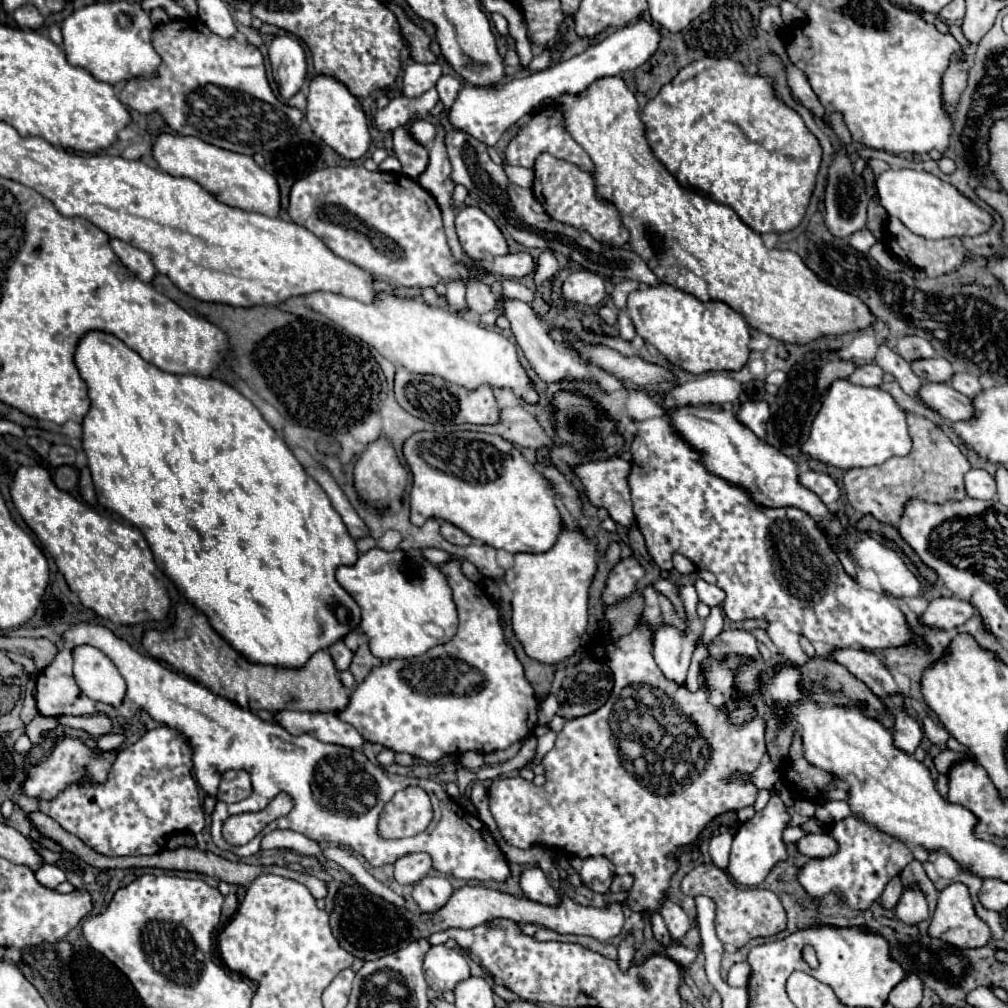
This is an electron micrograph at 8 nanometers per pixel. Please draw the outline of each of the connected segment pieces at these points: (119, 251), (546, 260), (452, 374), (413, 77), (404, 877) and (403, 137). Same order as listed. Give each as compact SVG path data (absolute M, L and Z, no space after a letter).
M111 239L111 249L113 249L115 255L121 259L121 263L123 263L125 267L129 267L141 281L149 283L149 281L153 279L155 267L153 267L153 263L151 263L151 257L149 257L145 251L137 249L137 247L121 241L121 239Z
M543 251L537 257L537 265L535 265L535 273L533 273L533 283L537 287L541 287L547 279L551 279L557 273L557 261L555 255L551 251Z
M373 279L373 291L375 299L371 303L323 291L307 293L301 299L315 313L331 319L349 335L359 337L377 349L395 367L405 367L411 373L439 375L467 389L475 389L477 385L509 387L527 403L535 403L539 399L531 379L525 375L517 359L515 345L503 335L485 329L471 319L459 317L453 311L425 305L413 297L401 297L385 279Z
M411 59L407 61L405 75L403 75L403 95L407 97L417 97L431 87L435 87L437 79L441 77L441 65L439 63L413 63Z
M409 853L395 861L395 879L403 885L413 885L431 871L431 857L427 853Z
M407 127L393 131L393 151L401 163L401 173L411 179L417 179L427 167L427 149L411 139Z

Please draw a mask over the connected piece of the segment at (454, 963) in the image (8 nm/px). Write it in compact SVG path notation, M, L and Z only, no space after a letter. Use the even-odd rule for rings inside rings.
M433 945L425 955L427 985L435 991L453 989L459 981L469 977L469 965L457 949Z

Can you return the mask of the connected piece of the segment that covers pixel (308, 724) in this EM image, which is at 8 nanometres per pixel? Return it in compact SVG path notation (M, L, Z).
M283 709L281 713L273 713L273 719L295 737L309 733L323 743L337 743L351 749L361 749L363 745L363 737L357 729L343 723L335 713L301 713Z

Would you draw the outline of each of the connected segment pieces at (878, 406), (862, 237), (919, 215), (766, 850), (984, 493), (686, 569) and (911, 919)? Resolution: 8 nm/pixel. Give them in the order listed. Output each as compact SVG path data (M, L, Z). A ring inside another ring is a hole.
M835 381L829 387L829 395L825 397L813 427L811 427L811 435L807 439L807 443L801 447L803 453L811 455L813 459L821 461L821 463L829 463L841 469L853 469L853 467L871 467L871 465L881 465L887 459L895 457L895 455L909 455L911 451L911 437L909 437L909 429L907 429L907 413L897 405L897 401L891 397L891 393L883 391L881 387L859 387L853 385L849 381Z
M861 229L861 231L853 233L853 237L849 237L847 241L849 241L849 245L853 245L859 253L867 253L869 247L871 247L873 243L877 243L877 239L875 239L867 229Z
M887 169L875 179L879 203L891 217L897 217L909 231L925 239L979 235L991 227L991 215L963 197L953 185L937 179L927 171Z
M771 797L769 803L759 813L755 813L749 821L739 825L733 837L733 847L731 847L729 867L727 867L727 873L735 879L735 883L759 885L779 861L787 859L787 845L783 841L783 831L789 827L789 821L791 815L783 805L783 801L779 797Z
M971 469L965 475L965 489L973 499L993 499L997 493L995 479L985 469Z
M675 555L672 559L673 567L679 571L679 573L693 573L695 571L695 565L687 559L687 557L683 557L683 555Z
M917 887L905 889L901 895L901 901L895 905L895 913L903 923L909 923L909 925L915 925L917 921L927 919L929 911L927 911L927 901L923 891Z

